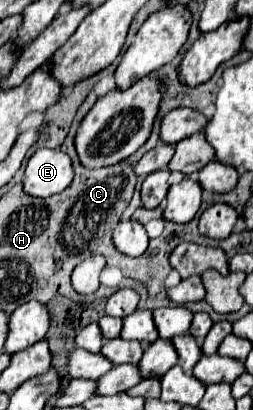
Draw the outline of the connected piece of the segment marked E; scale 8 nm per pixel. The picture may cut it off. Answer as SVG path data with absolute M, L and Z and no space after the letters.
M37 149L27 161L23 191L47 199L61 193L73 181L71 159L61 149Z

